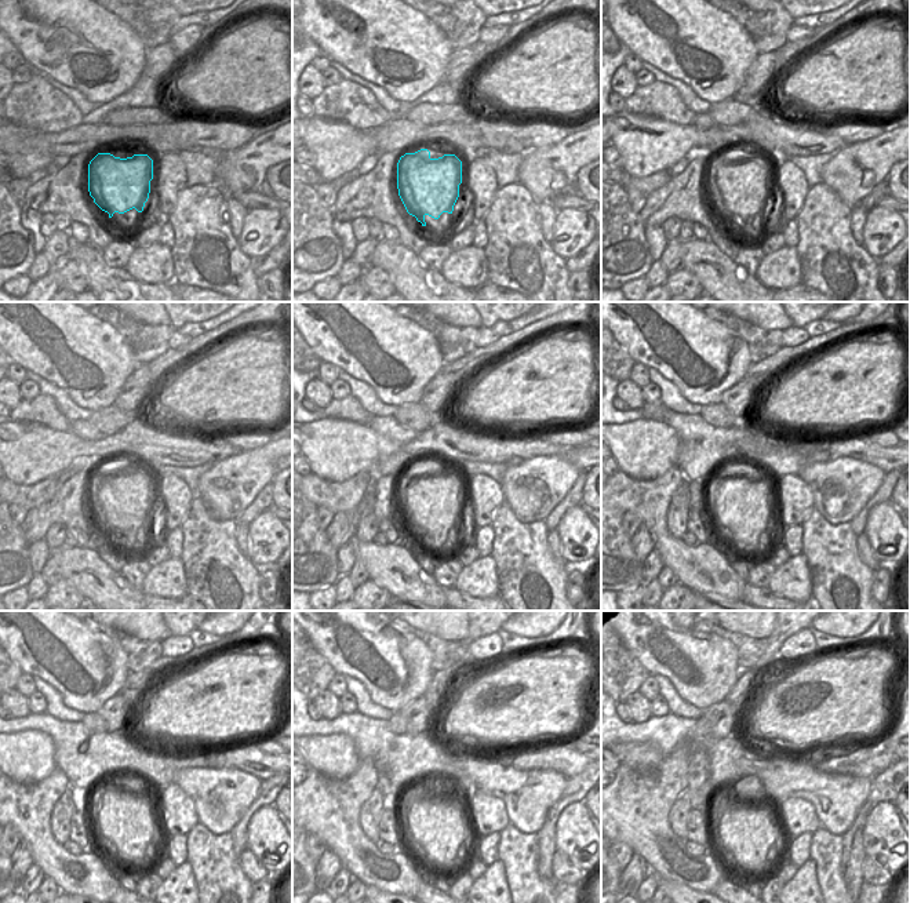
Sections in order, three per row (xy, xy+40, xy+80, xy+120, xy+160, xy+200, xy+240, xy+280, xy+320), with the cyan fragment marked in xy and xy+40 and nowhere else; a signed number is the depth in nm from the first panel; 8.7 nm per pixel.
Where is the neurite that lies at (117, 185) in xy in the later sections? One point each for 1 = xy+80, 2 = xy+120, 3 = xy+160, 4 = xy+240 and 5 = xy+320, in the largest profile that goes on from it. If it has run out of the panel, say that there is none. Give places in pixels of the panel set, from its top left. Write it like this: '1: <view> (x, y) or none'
1: xy+80 (742, 189)
2: xy+120 (122, 502)
3: xy+160 (432, 503)
4: xy+240 (126, 822)
5: xy+320 (750, 836)

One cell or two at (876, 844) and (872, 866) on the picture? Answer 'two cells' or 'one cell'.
two cells

